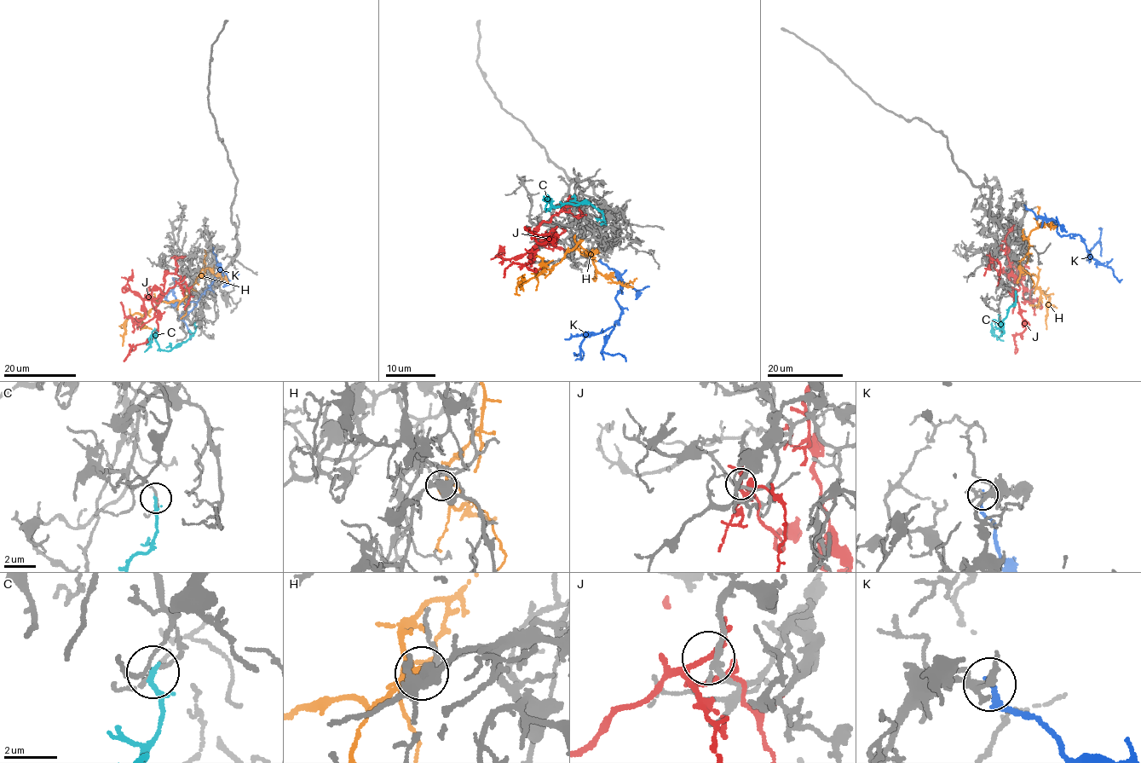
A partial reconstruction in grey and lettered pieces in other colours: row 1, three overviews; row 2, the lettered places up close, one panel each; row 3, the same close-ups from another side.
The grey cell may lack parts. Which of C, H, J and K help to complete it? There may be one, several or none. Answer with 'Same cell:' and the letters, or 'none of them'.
Same cell: H

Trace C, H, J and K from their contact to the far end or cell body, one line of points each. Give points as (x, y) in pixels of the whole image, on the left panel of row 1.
C: (194, 322), (195, 332), (185, 342), (168, 351), (161, 350), (156, 332), (144, 351)
H: (187, 297), (181, 301), (160, 302), (142, 315), (130, 315), (124, 324), (122, 345)
J: (182, 281), (164, 293), (153, 290), (152, 298), (160, 298), (152, 301), (157, 333), (132, 347), (123, 361)
K: (213, 248), (218, 263), (215, 280), (191, 310), (181, 318), (191, 338)

